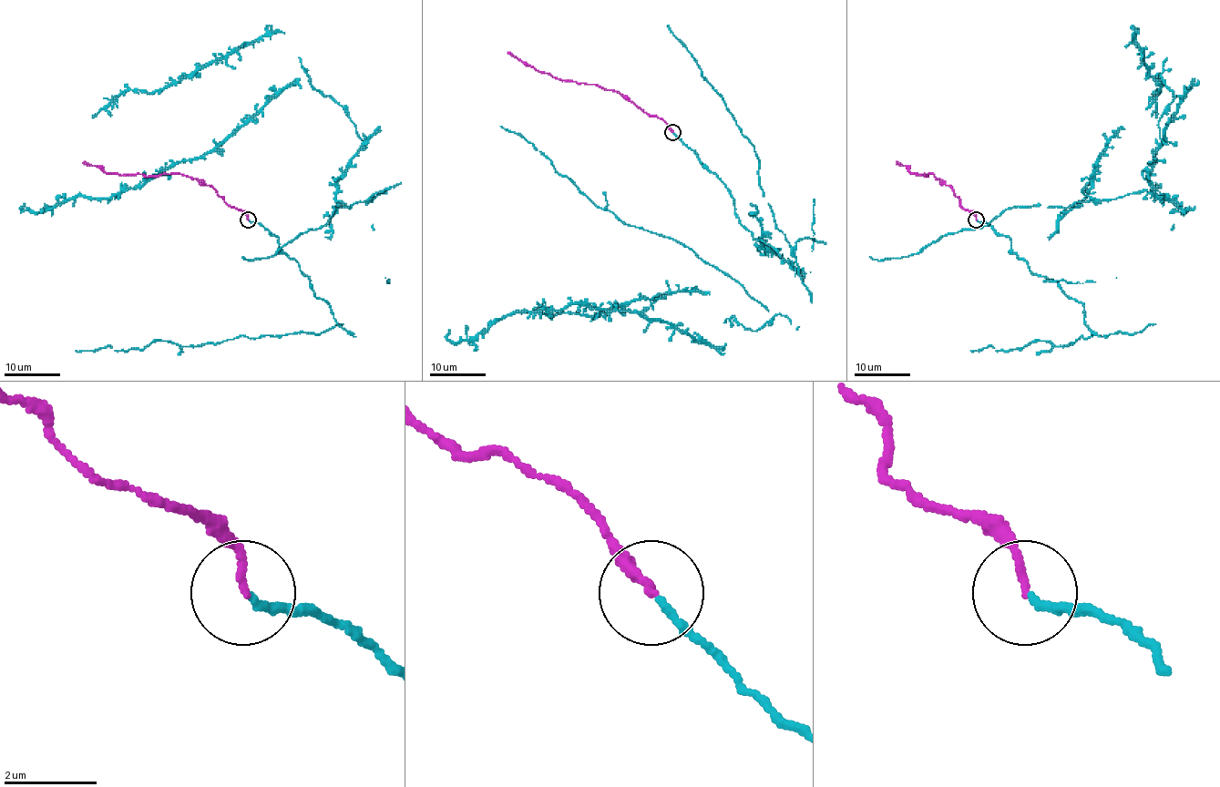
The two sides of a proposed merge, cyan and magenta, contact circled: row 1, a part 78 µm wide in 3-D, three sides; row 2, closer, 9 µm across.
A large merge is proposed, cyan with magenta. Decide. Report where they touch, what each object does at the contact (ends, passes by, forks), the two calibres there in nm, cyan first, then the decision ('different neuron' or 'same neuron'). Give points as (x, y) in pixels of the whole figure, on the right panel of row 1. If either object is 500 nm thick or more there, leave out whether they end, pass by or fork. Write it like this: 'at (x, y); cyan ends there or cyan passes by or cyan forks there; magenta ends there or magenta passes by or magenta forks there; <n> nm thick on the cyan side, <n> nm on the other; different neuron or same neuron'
at (976, 219); cyan ends there; magenta ends there; 160 nm thick on the cyan side, 150 nm on the other; same neuron

